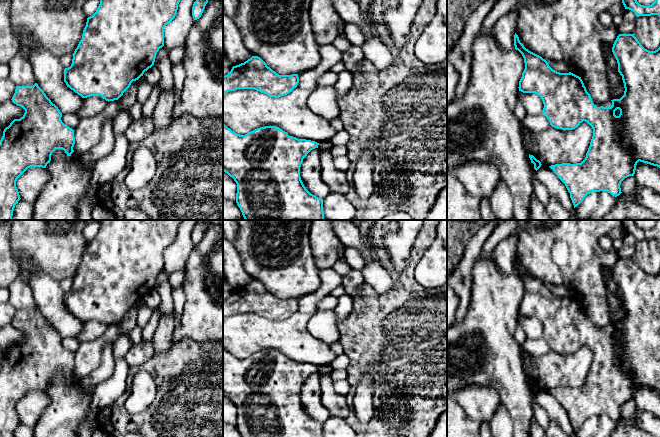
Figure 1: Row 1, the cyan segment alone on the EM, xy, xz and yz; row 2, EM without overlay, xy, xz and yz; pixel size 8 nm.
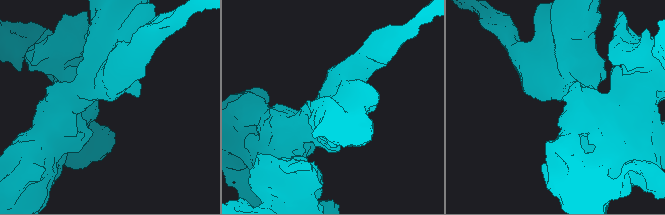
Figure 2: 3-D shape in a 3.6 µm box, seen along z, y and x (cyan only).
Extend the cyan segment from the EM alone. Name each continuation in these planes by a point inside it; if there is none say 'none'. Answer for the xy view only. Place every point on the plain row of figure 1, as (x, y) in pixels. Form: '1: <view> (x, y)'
none

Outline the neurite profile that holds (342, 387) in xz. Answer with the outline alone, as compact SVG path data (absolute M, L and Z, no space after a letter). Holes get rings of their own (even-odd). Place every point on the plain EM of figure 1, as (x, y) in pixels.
M346 379L333 381L333 389L337 394L346 397L350 392L350 384Z

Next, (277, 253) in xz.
M237 220L239 230L233 246L245 271L279 299L308 295L321 285L309 234L312 220Z

